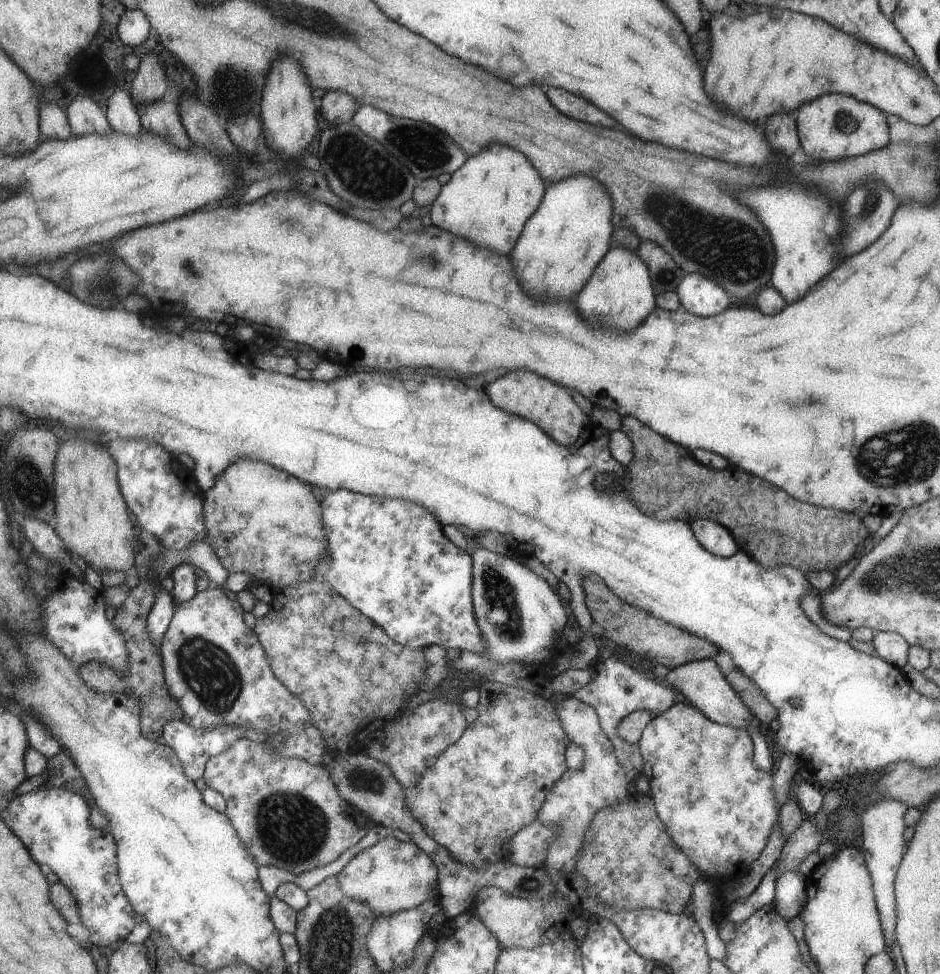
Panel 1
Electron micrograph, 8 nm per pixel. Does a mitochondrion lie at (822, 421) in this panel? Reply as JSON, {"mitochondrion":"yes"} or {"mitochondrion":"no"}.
{"mitochondrion":"no"}

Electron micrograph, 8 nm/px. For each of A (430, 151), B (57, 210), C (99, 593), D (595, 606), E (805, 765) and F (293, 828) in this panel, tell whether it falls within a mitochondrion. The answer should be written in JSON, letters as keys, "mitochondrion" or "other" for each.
{"A":"mitochondrion","B":"other","C":"other","D":"other","E":"other","F":"mitochondrion"}

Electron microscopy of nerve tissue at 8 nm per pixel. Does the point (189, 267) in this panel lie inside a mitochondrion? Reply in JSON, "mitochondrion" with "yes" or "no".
{"mitochondrion":"no"}

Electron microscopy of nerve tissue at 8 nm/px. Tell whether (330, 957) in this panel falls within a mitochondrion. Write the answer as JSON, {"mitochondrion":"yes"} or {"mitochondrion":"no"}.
{"mitochondrion":"yes"}

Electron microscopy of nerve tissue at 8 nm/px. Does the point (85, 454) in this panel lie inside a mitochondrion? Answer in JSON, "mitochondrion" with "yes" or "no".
{"mitochondrion":"no"}

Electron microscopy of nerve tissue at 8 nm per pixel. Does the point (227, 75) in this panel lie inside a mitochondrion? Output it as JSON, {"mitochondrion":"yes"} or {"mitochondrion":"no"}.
{"mitochondrion":"yes"}

